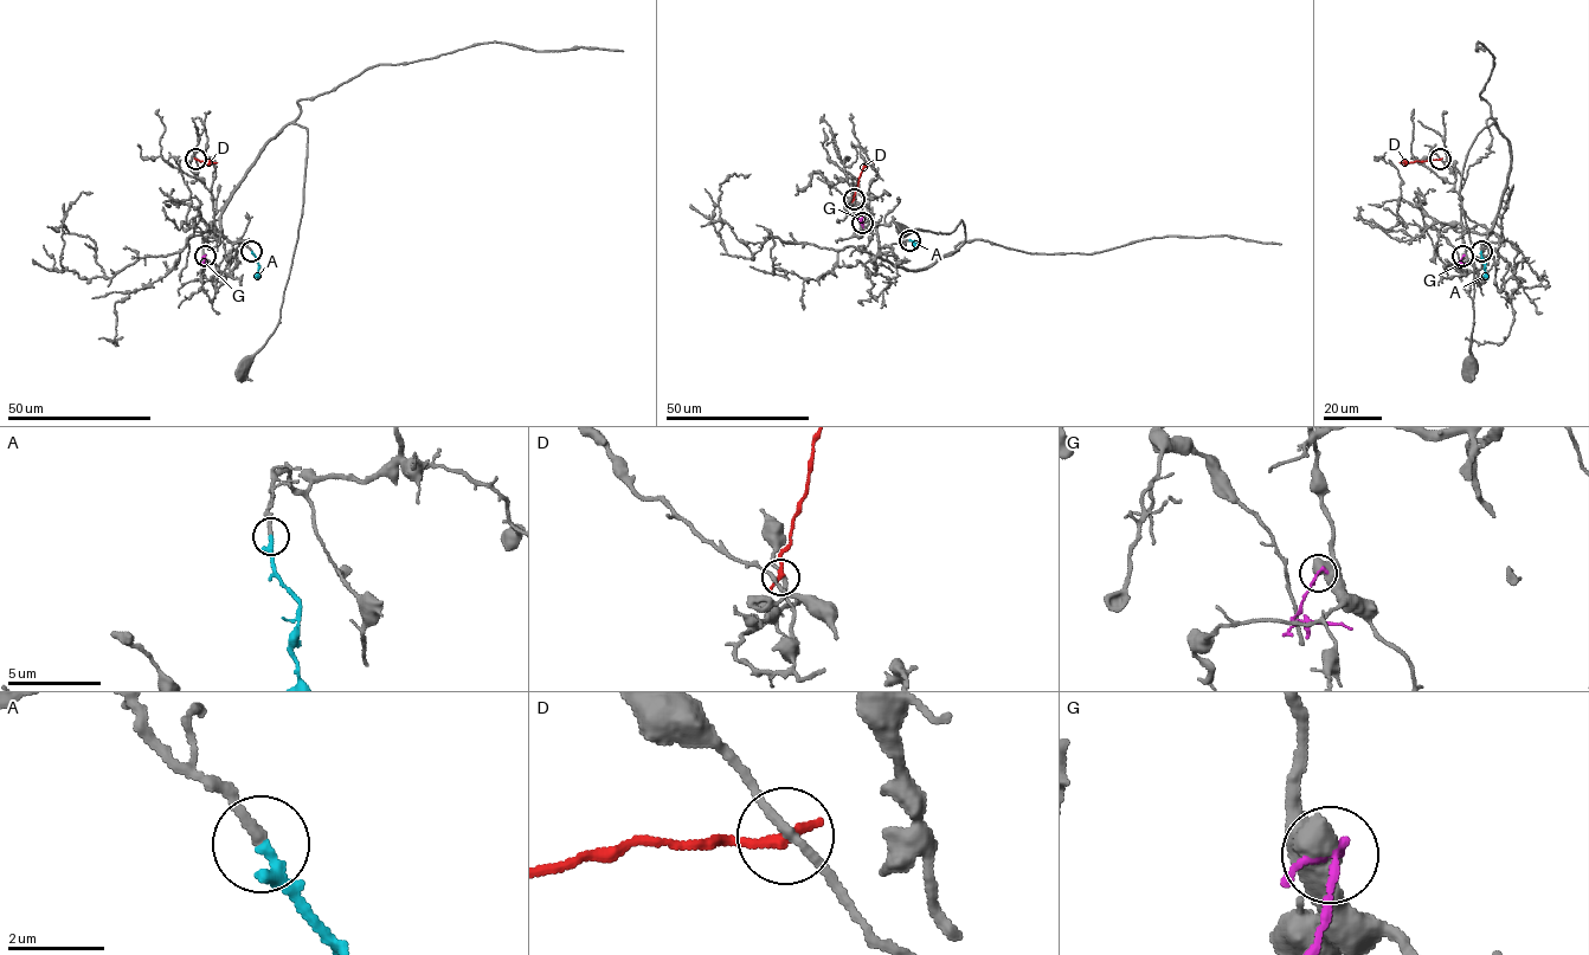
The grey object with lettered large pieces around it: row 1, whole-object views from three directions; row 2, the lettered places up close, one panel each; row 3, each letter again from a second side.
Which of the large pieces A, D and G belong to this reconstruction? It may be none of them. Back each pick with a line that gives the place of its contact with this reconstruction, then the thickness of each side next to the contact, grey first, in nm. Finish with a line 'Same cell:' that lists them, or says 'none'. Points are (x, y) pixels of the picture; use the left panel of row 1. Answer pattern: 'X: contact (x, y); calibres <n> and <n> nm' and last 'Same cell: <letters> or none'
A: contact (251, 251); calibres 240 and 320 nm
Same cell: A

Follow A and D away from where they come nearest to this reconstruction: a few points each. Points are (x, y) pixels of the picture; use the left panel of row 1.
A: (251, 251), (257, 262), (257, 278)
D: (195, 159), (217, 162)

